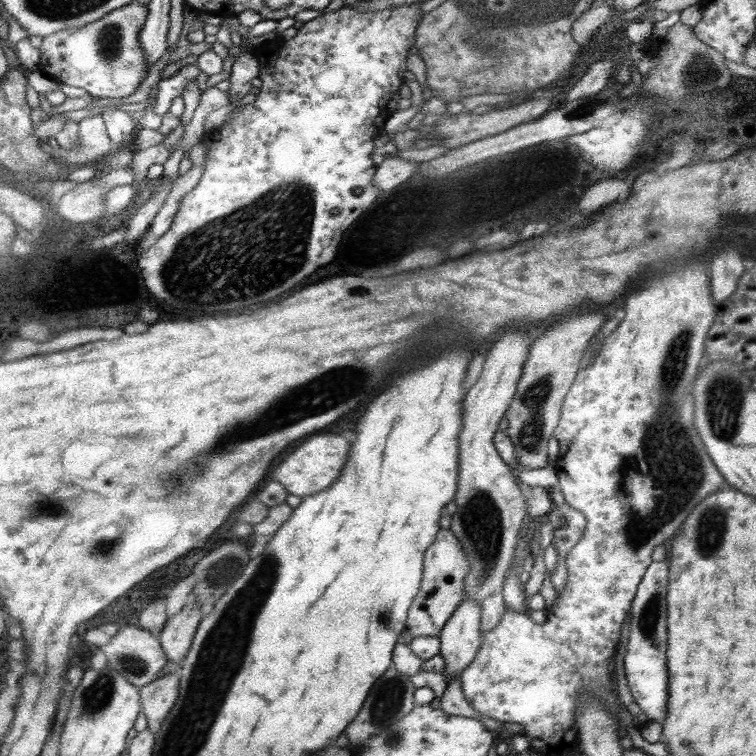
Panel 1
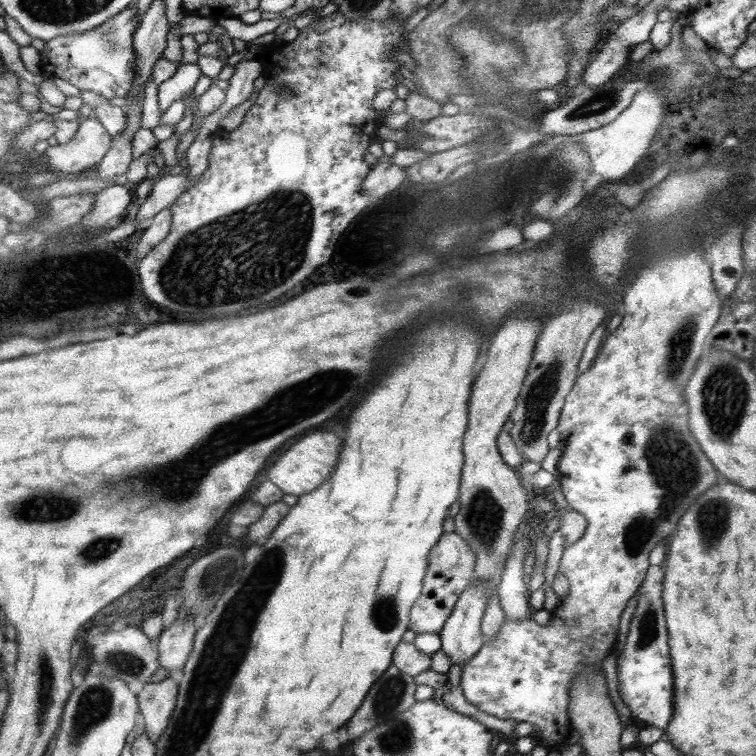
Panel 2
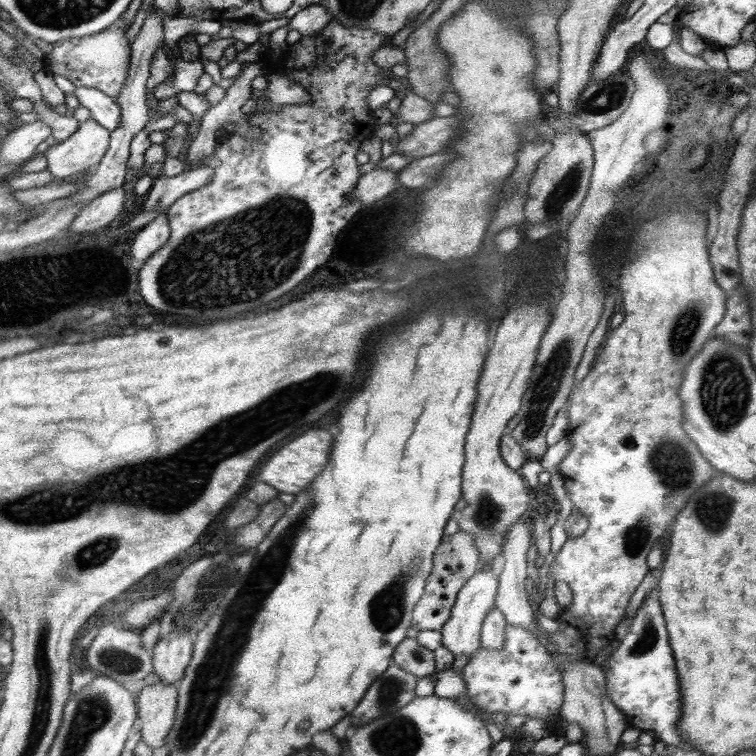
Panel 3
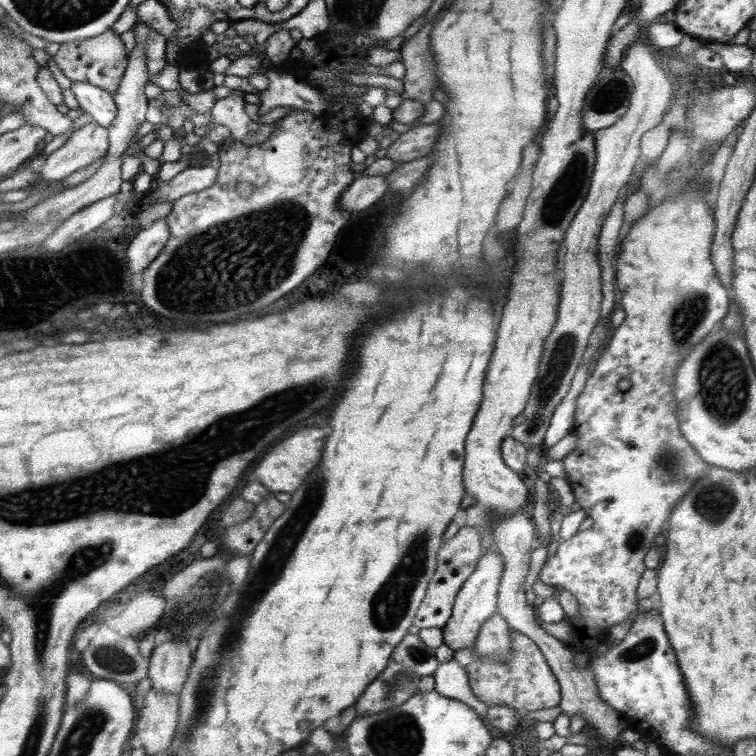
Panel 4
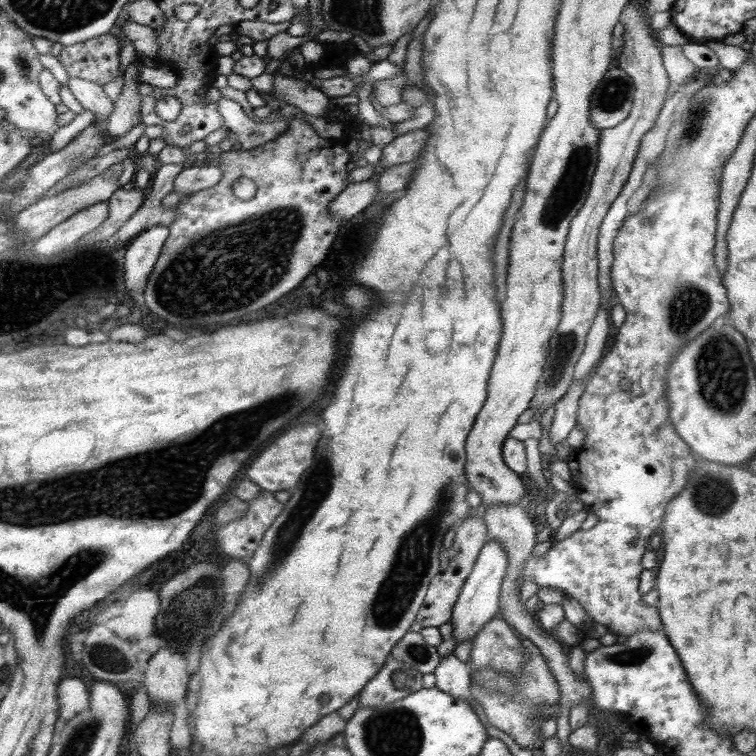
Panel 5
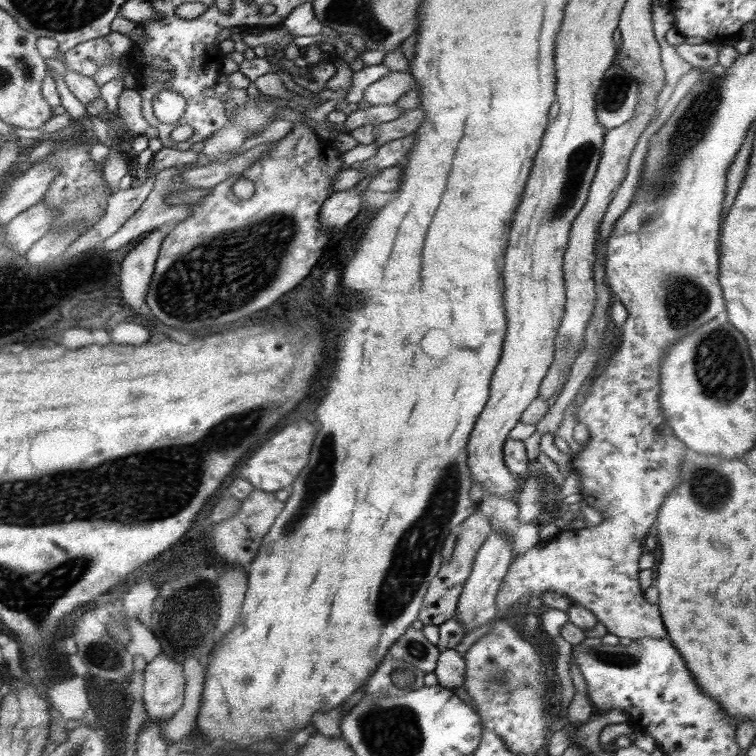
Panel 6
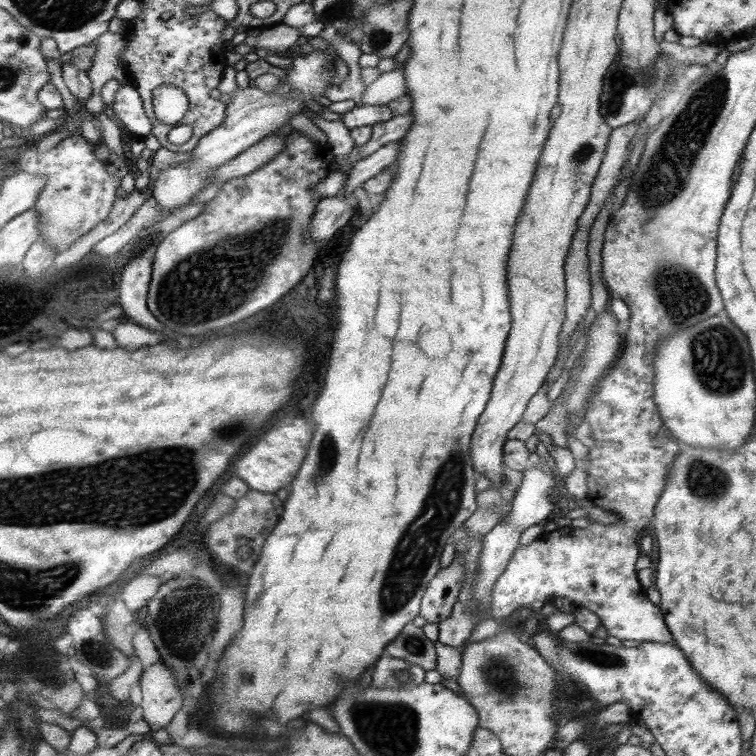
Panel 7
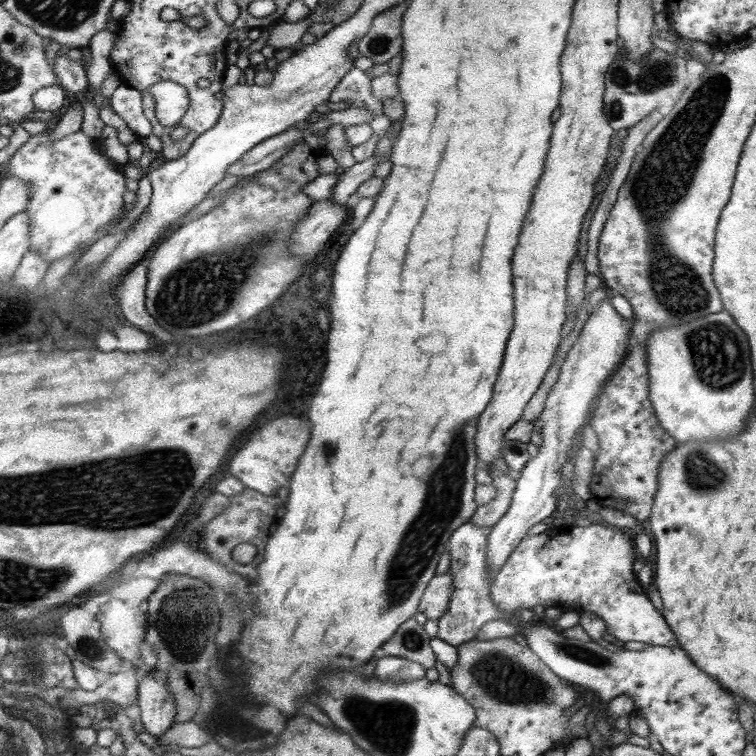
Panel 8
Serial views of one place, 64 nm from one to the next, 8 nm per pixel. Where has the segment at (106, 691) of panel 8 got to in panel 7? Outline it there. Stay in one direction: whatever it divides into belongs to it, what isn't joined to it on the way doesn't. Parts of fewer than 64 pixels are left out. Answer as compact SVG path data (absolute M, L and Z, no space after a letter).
M136 655L129 657L128 669L108 683L108 692L121 702L136 702L141 692L140 678L143 672L141 659Z

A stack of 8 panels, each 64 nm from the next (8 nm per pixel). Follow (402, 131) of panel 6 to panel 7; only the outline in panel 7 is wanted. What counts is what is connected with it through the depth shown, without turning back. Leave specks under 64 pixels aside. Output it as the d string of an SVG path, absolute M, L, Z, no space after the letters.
M408 112L408 114L402 114L402 116L394 115L390 120L384 121L382 124L372 125L370 141L359 147L360 158L370 156L382 146L400 142L406 131L410 129L412 121L414 121L414 116Z

